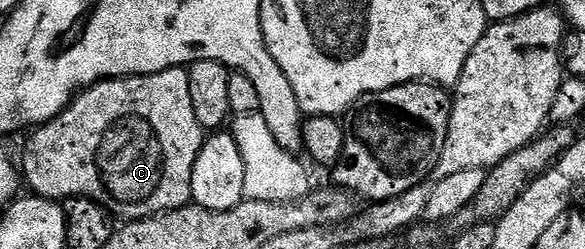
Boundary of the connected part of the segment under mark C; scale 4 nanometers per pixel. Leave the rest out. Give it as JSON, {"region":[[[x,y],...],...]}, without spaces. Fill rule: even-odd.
{"region":[[[171,67],[153,75],[102,79],[92,87],[85,87],[61,115],[35,128],[31,135],[32,140],[24,151],[22,175],[39,198],[103,201],[124,221],[148,219],[193,202],[192,174],[198,153],[204,147],[206,128],[198,121],[191,81],[185,68]]]}

